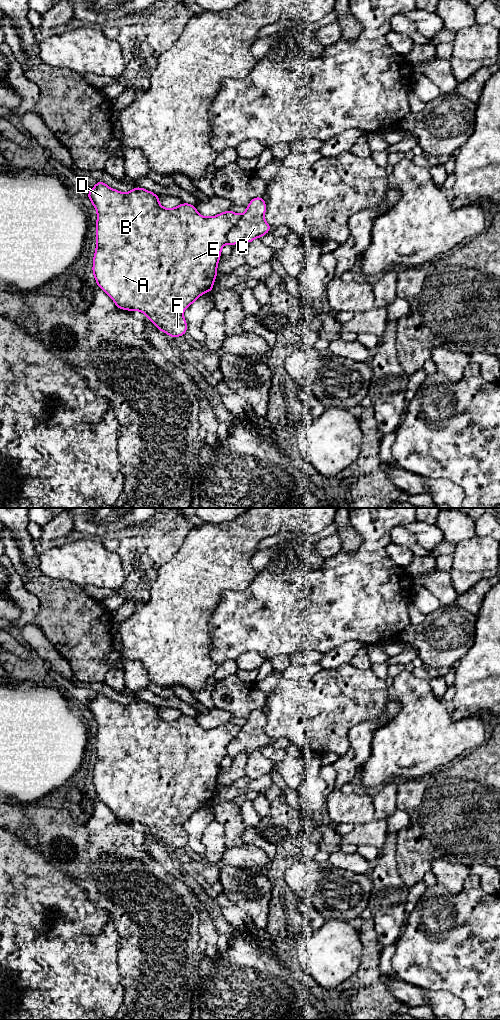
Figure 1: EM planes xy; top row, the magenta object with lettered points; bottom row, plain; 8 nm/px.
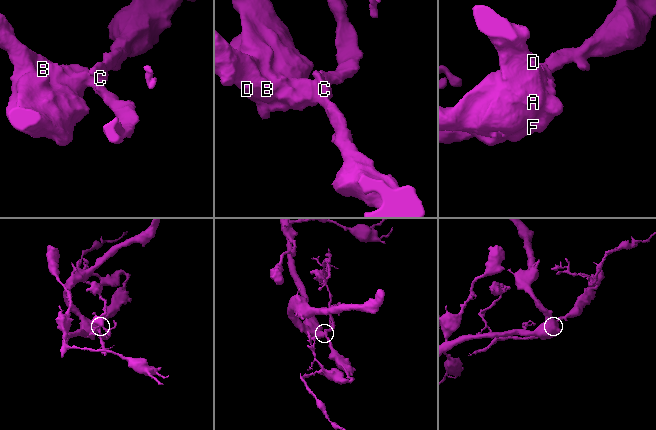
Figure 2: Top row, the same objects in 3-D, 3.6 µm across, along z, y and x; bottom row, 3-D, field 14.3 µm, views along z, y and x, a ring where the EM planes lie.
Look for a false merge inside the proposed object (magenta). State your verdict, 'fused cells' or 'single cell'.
fused cells

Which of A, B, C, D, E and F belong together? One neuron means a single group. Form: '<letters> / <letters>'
A B D E F / C

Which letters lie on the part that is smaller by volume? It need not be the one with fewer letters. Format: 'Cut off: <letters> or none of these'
Cut off: C

